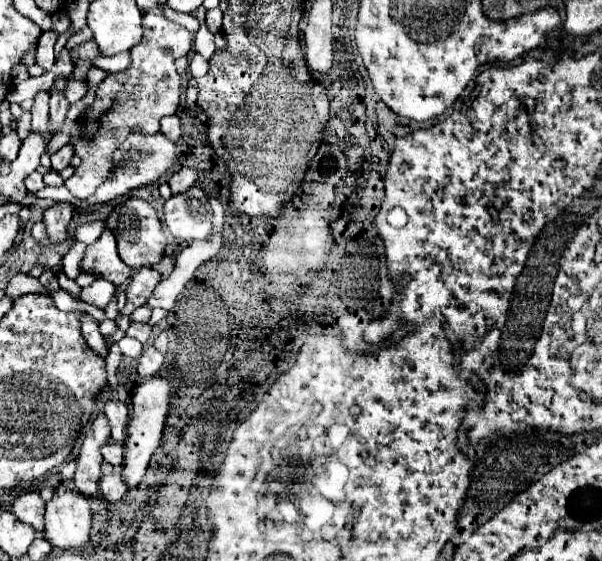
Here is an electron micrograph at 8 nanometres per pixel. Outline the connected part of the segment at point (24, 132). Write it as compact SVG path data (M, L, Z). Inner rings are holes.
M24 111L21 118L17 121L16 130L20 138L23 140L27 135L29 135L29 131L31 128L31 113L30 111Z

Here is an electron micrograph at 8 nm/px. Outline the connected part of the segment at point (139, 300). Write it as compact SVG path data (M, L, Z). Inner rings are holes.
M139 269L133 273L125 293L127 293L127 303L123 307L123 315L129 315L133 309L145 305L145 301L151 297L155 285L161 281L161 275L155 271L155 269Z

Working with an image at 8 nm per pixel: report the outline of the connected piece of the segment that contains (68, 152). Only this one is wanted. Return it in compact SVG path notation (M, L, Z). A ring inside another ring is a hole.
M69 145L61 147L55 155L51 155L51 165L53 165L53 169L55 169L55 171L65 169L65 167L69 165L69 159L71 159L71 157L73 157L73 149L69 149Z

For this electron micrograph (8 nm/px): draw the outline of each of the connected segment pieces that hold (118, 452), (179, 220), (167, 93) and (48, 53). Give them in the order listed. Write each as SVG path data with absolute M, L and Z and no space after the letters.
M108 442L101 448L101 454L106 462L119 466L123 461L123 446L116 442Z
M191 187L165 201L165 225L177 239L205 239L211 231L211 219L209 197L199 187Z
M159 7L143 13L143 39L131 49L131 63L119 73L107 73L95 93L95 103L79 117L85 123L85 135L73 137L69 143L75 149L75 155L81 157L76 173L67 179L64 185L77 199L91 197L95 189L109 177L111 153L121 143L125 133L141 129L145 135L159 131L159 121L165 115L173 115L179 107L181 95L181 77L175 71L173 61L187 55L193 45L193 33L181 25L165 19Z
M43 31L43 35L39 37L39 43L37 43L35 63L41 65L45 71L49 71L53 67L53 45L55 45L55 39L57 39L57 33Z

